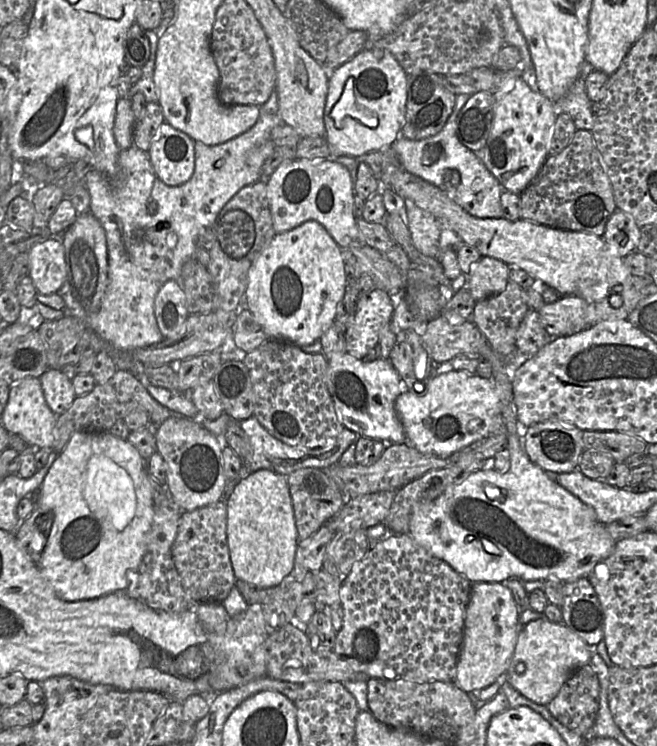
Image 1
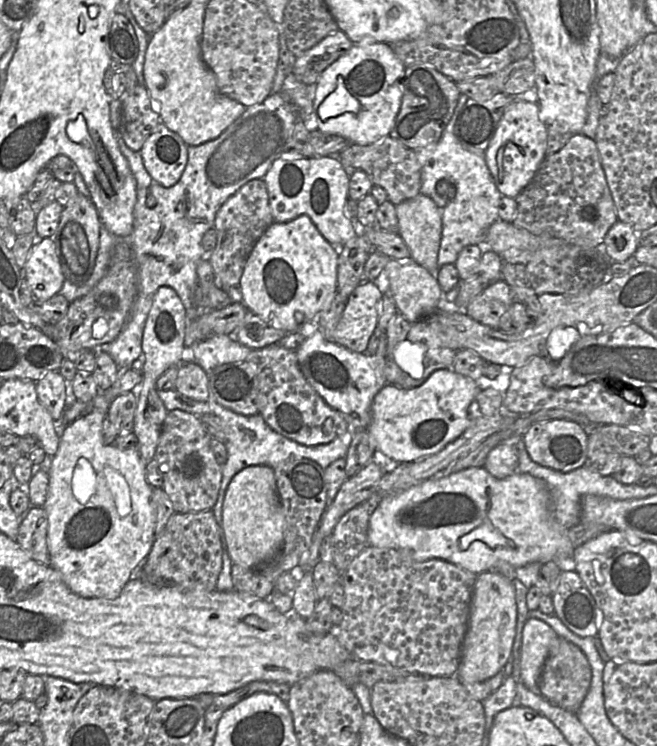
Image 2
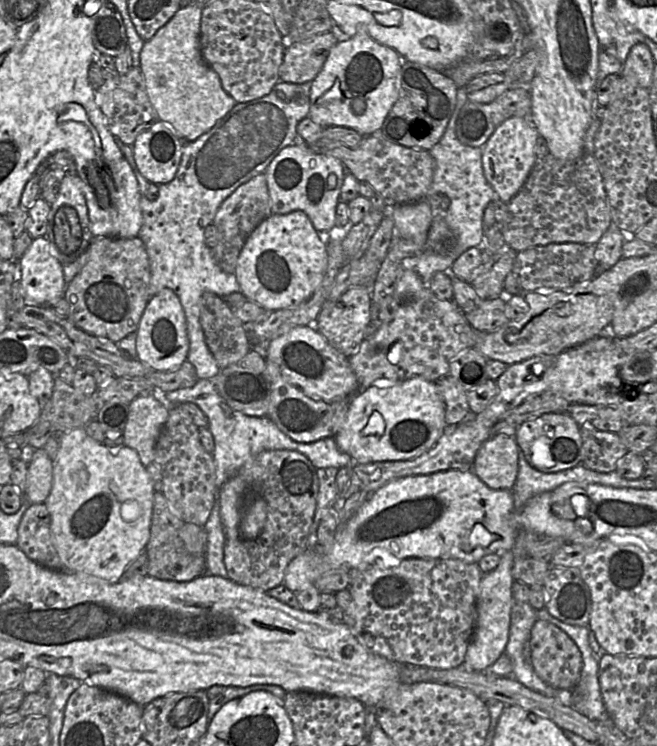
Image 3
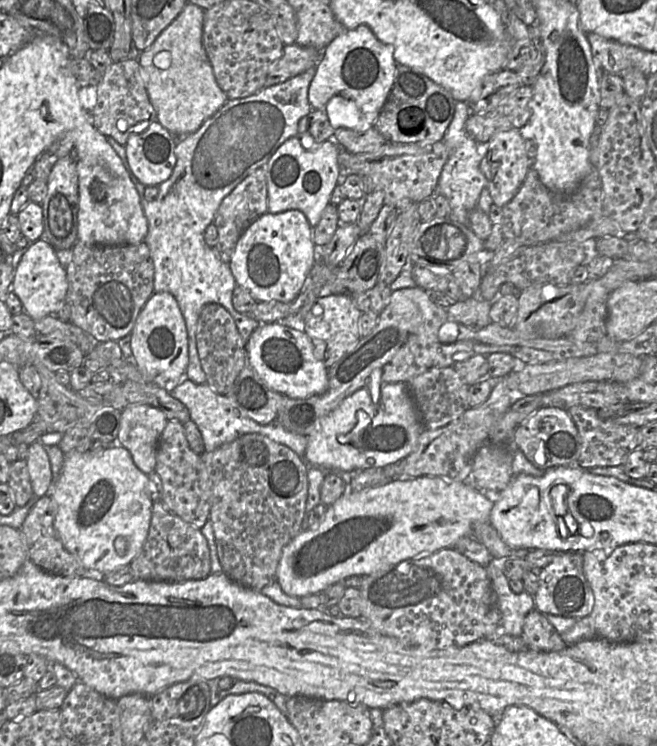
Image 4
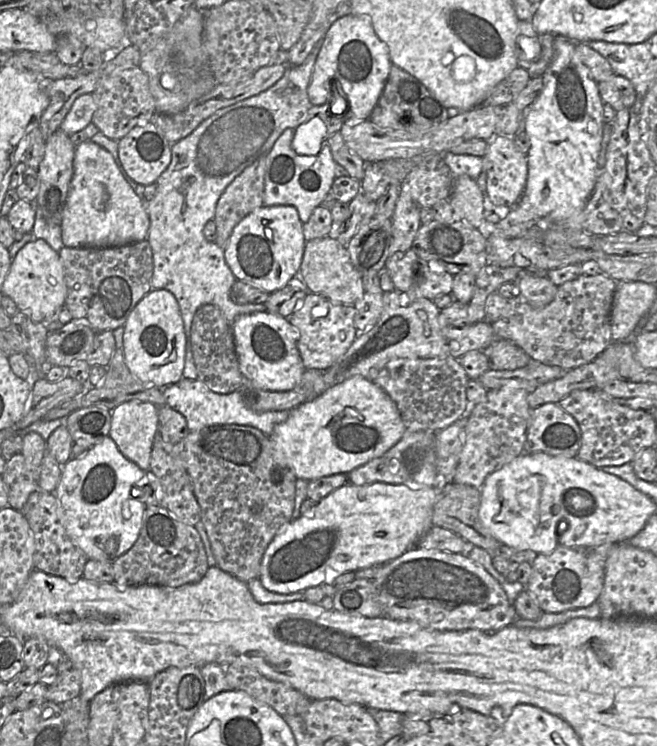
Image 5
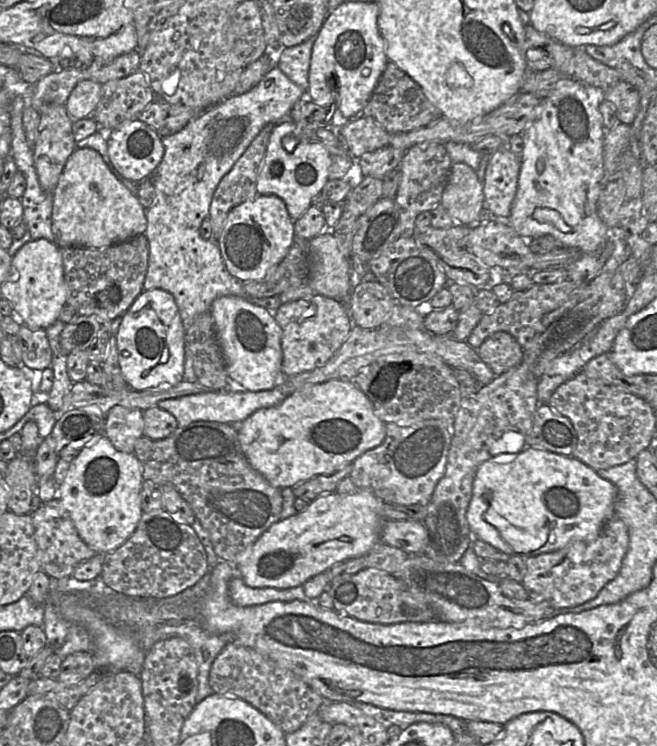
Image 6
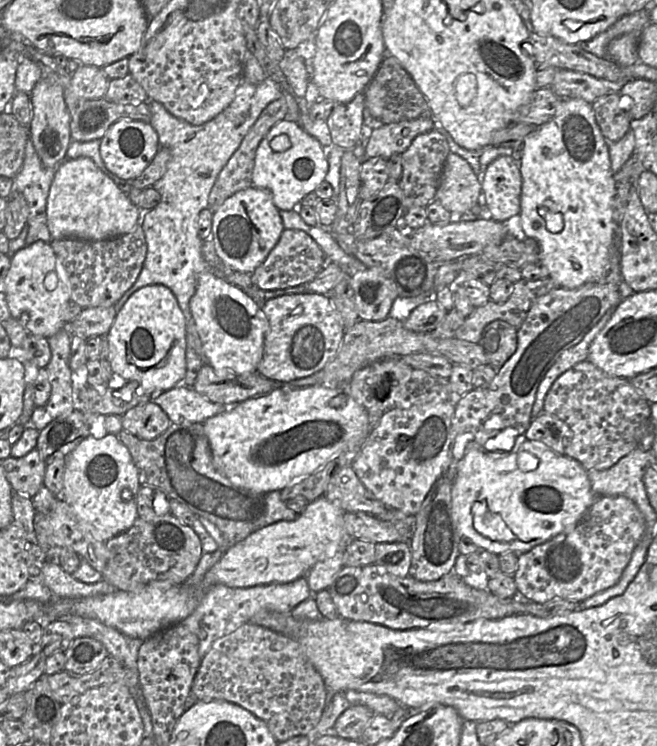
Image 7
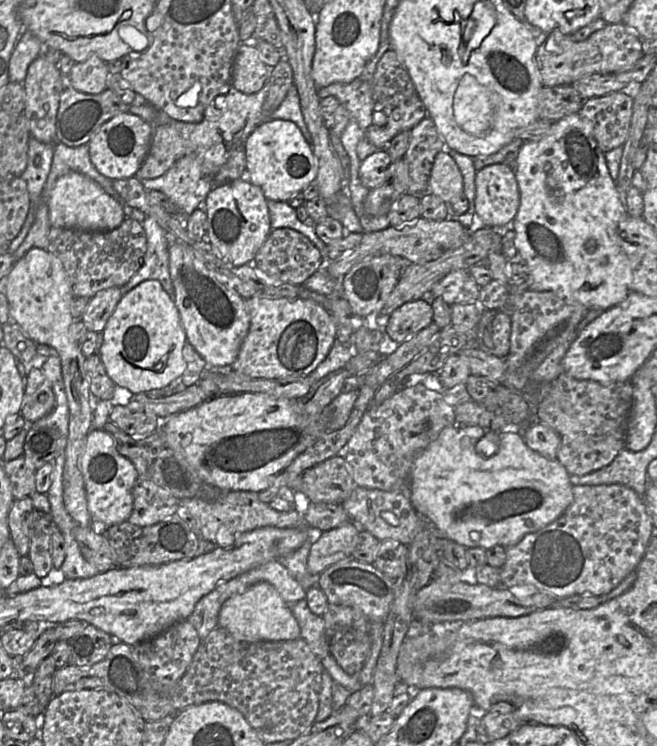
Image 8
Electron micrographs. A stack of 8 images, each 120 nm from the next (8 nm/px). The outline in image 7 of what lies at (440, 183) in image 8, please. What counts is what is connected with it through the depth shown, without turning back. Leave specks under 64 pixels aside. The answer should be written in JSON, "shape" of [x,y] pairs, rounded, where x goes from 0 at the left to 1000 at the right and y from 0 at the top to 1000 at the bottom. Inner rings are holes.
{"shape":[[[683,205],[674,225],[664,268],[683,284],[711,286],[728,275],[732,245],[711,216]]]}

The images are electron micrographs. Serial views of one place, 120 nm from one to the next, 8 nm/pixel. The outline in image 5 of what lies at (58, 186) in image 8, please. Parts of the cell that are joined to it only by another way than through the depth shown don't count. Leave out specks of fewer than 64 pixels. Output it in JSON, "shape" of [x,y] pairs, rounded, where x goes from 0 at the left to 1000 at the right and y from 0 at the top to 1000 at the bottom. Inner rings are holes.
{"shape":[[[137,188],[120,193],[91,302],[97,331],[166,332],[201,327],[224,319],[227,303],[219,275],[186,236],[172,209]]]}

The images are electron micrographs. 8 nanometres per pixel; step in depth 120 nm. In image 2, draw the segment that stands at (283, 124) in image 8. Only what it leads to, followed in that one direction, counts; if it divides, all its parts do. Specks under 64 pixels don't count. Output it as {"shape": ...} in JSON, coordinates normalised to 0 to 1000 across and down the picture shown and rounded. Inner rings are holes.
{"shape":[[[429,205],[414,218],[400,240],[417,298],[435,299],[454,290],[467,288],[502,327],[525,328],[543,316],[524,287],[531,236],[513,209],[464,210]]]}

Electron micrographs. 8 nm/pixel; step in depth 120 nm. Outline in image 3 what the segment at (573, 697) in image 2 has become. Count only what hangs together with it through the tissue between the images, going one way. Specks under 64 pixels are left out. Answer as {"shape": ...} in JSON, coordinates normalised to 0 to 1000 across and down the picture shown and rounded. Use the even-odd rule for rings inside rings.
{"shape":[[[817,830],[807,846],[805,886],[817,906],[839,921],[871,925],[881,916],[887,882],[875,861],[852,842],[831,831]]]}

